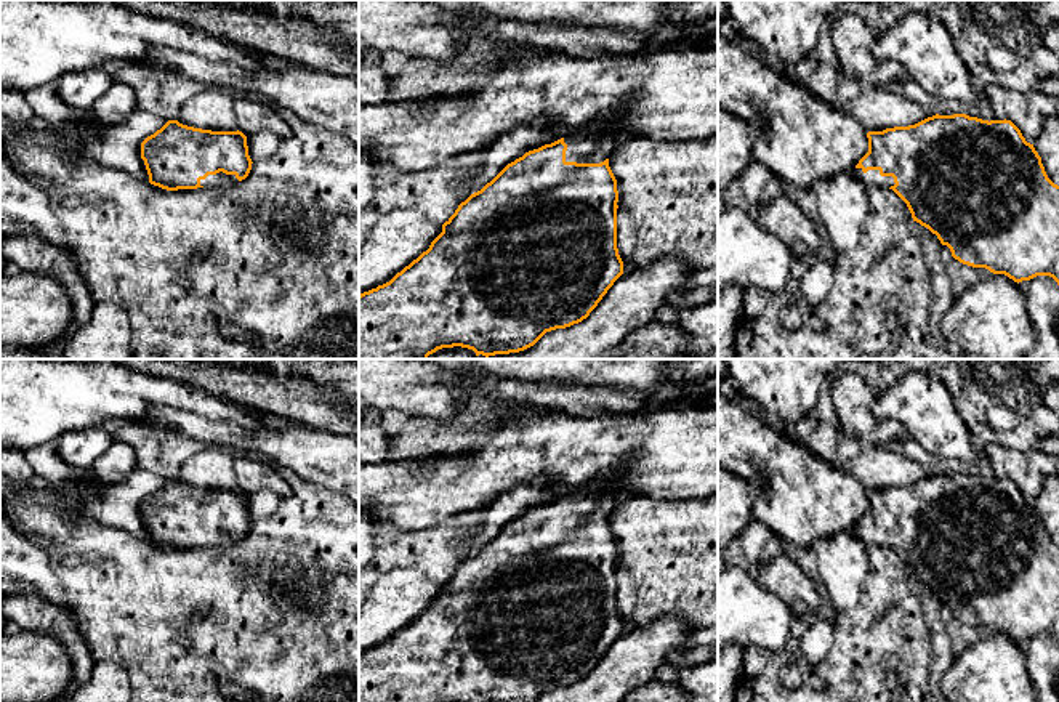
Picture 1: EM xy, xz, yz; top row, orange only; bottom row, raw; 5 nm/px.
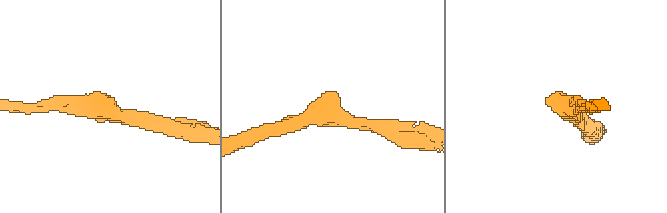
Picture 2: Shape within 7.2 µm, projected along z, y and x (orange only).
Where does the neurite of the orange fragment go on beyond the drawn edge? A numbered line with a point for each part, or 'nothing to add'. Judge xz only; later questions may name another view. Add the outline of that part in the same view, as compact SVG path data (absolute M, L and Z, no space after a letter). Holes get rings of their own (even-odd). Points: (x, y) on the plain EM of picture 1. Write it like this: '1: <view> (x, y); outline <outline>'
1: xz (587, 505); outline M602 487L596 490L580 490L574 495L566 495L567 503L566 521L577 522L601 522L617 508L615 487Z

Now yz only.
1: yz (872, 536); outline M856 527L854 531L867 545L891 547L896 543L892 535L881 535L880 529L864 532L862 527Z

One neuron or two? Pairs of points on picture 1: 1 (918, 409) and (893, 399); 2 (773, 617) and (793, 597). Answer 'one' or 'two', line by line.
1: one
2: two

